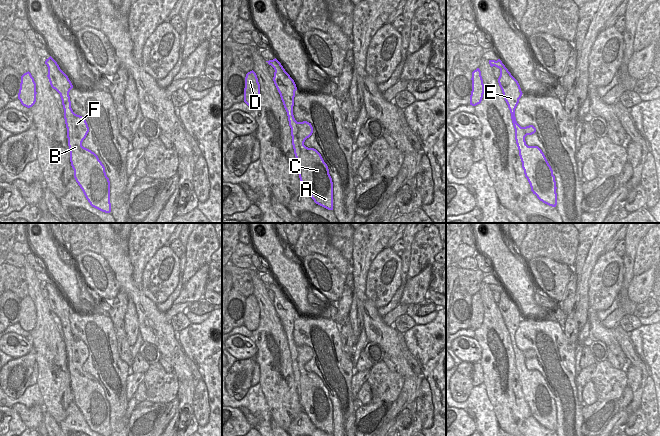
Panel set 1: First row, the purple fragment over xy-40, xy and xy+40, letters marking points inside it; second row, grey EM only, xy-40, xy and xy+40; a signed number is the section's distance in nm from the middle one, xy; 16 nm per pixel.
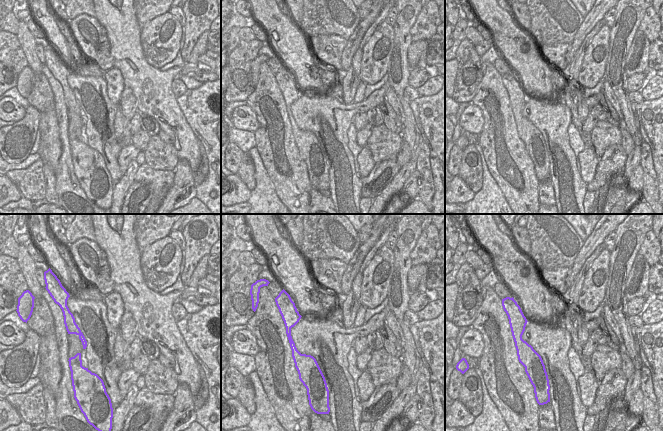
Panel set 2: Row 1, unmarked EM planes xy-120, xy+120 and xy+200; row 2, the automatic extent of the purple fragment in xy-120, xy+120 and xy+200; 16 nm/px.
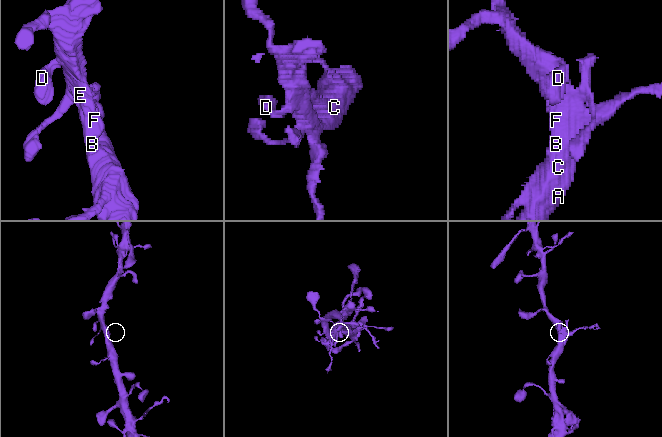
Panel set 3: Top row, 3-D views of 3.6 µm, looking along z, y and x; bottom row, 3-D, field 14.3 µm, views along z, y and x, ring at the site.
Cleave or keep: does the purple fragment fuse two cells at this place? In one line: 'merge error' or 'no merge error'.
no merge error

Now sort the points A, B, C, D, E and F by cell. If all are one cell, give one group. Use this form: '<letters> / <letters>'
A B C D E F

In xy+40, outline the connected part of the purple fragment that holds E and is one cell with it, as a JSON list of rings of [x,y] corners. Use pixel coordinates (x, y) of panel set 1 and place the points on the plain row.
[[[500,283],[489,284],[489,288],[500,293],[498,307],[511,337],[522,392],[531,415],[543,427],[556,431],[557,411],[553,394],[542,374],[538,370],[528,370],[525,365],[525,361],[534,358],[536,352],[533,349],[521,351],[516,345],[515,333],[523,318],[520,309]]]

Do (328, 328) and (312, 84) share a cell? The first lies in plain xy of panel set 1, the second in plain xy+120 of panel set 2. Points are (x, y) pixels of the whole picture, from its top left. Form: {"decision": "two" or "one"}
{"decision": "two"}

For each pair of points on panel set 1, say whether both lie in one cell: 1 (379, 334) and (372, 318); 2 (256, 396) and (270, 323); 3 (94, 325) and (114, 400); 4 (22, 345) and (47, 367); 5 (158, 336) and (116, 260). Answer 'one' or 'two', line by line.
1: one
2: two
3: one
4: two
5: one

